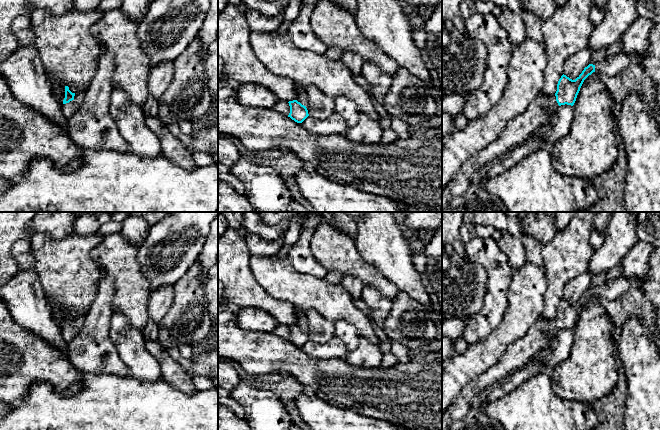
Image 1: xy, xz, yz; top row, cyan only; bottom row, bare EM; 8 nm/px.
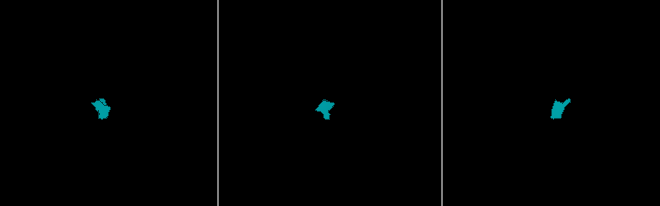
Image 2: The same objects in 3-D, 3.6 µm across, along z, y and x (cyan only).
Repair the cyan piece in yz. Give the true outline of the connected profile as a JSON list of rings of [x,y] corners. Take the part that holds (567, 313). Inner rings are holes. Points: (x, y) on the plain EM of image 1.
[[[646,275],[639,278],[621,276],[615,280],[606,280],[603,286],[596,289],[589,288],[585,291],[575,304],[563,298],[558,305],[557,315],[554,319],[539,319],[529,328],[523,338],[516,340],[507,348],[494,366],[462,388],[456,400],[442,416],[442,430],[448,430],[453,422],[462,420],[476,395],[525,364],[538,351],[547,347],[559,330],[565,328],[573,330],[584,304],[593,296],[614,300],[630,288],[640,286],[645,279]]]

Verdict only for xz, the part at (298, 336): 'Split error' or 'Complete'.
Split error

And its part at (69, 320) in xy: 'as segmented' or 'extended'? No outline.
extended

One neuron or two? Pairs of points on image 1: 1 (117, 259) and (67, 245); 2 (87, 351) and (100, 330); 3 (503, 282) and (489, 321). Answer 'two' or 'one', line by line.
1: two
2: one
3: one

